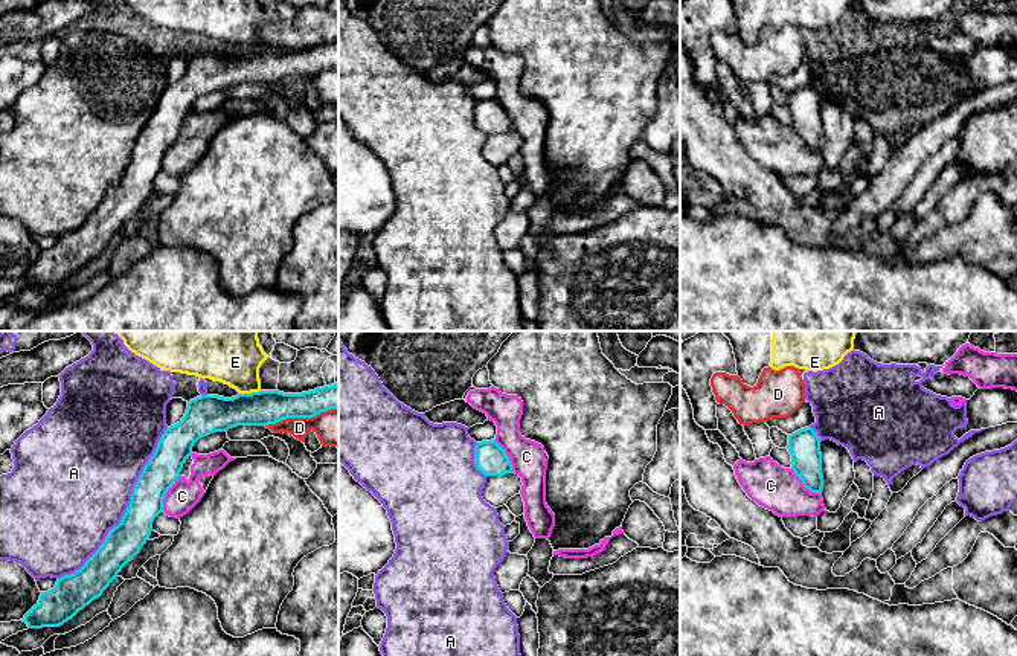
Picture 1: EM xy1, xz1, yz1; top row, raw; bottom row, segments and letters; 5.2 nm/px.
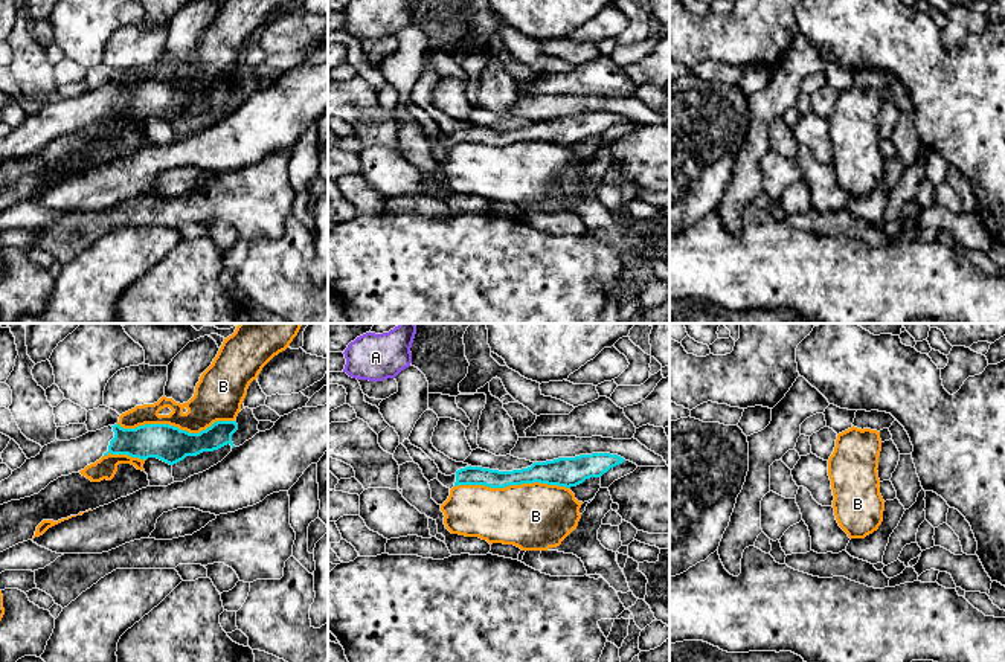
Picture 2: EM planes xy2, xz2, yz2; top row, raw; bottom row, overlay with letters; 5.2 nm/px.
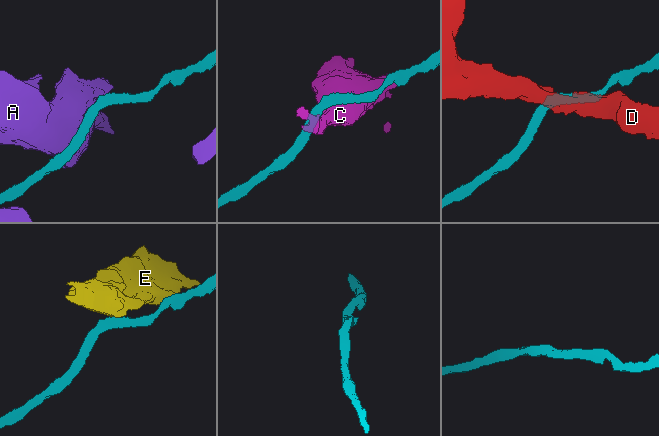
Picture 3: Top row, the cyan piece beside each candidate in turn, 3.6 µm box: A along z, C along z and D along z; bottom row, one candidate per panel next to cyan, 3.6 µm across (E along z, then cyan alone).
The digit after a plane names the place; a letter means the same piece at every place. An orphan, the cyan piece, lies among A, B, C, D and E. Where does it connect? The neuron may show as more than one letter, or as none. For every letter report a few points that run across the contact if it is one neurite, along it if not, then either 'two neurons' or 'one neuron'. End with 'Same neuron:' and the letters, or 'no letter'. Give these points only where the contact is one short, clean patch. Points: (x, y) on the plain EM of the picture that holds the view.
A: two neurons
B: two neurons
C: line xy1 (179, 133), (165, 153), (162, 168); two neurons
D: two neurons
E: line xy1 (259, 48), (250, 52), (240, 52); two neurons
Same neuron: no letter

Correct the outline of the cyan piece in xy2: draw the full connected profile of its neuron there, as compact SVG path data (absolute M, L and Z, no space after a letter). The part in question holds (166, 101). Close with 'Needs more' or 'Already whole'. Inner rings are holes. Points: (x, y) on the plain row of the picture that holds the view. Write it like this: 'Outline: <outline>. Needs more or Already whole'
Outline: M217 79L200 92L169 82L145 82L136 87L114 82L76 98L55 98L0 140L0 163L38 153L58 136L78 131L108 111L142 119L157 116L174 124L186 114L214 110L227 102L233 107L232 93L236 88L236 79Z. Needs more

